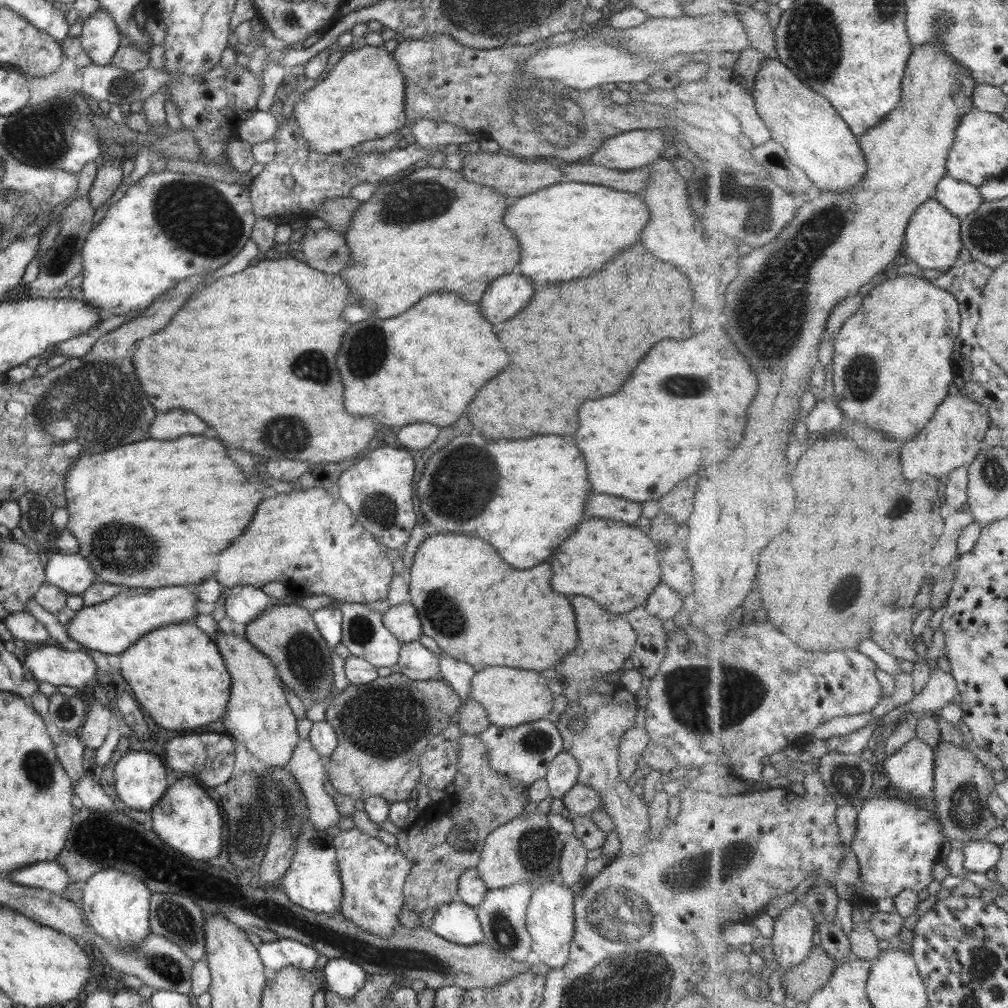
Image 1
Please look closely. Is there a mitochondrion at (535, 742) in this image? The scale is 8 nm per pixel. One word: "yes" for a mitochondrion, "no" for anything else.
yes

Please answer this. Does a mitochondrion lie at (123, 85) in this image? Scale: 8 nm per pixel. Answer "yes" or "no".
yes

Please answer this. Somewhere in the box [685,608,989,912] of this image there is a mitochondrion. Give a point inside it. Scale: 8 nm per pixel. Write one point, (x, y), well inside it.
(965, 804)

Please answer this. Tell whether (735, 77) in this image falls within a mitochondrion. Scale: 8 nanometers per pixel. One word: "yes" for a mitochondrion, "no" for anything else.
no

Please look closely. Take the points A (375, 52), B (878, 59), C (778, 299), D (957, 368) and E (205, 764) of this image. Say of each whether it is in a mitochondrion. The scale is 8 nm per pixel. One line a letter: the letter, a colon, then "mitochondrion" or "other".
A: other
B: other
C: mitochondrion
D: other
E: other

